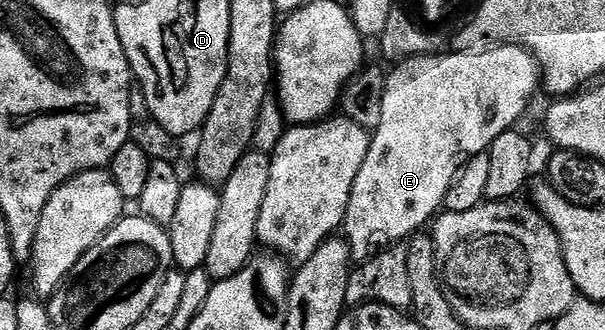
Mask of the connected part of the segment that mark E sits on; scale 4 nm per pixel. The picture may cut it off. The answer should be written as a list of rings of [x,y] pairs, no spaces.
[[[497,44],[495,47],[488,47],[483,51],[473,51],[471,53],[441,51],[431,56],[415,56],[411,59],[401,60],[395,68],[397,69],[389,77],[387,75],[384,81],[382,119],[371,134],[368,150],[366,151],[366,163],[362,163],[362,171],[358,171],[358,179],[354,179],[354,191],[350,195],[350,203],[344,216],[342,233],[347,240],[351,260],[356,263],[369,261],[375,253],[387,249],[389,245],[403,242],[405,239],[419,234],[423,230],[420,228],[424,224],[427,226],[441,212],[446,191],[450,191],[450,183],[455,179],[459,169],[474,155],[487,153],[489,147],[494,143],[494,139],[498,139],[498,135],[502,135],[506,130],[517,124],[516,120],[527,111],[528,104],[531,103],[532,96],[536,93],[536,85],[538,89],[540,81],[539,66],[536,64],[531,52],[521,48],[520,45]]]

